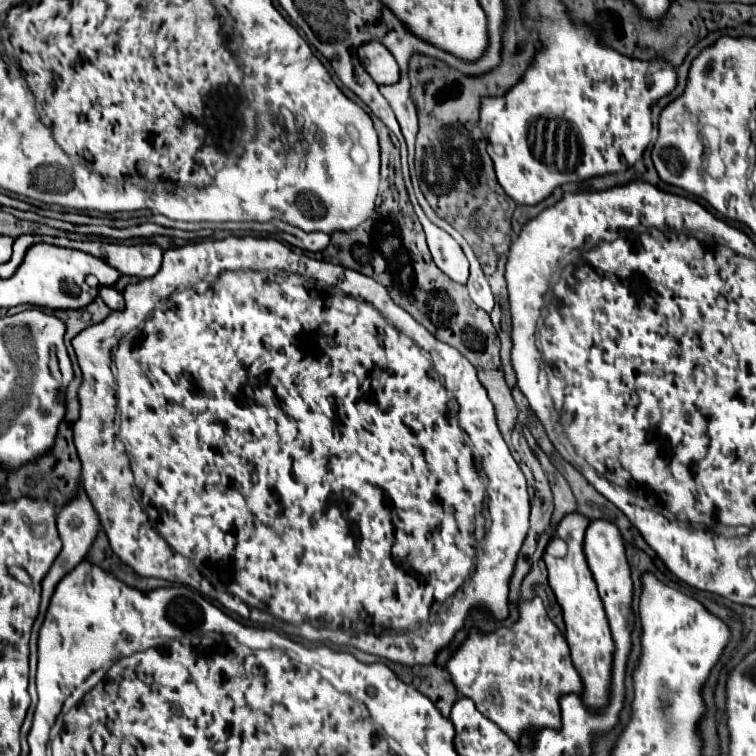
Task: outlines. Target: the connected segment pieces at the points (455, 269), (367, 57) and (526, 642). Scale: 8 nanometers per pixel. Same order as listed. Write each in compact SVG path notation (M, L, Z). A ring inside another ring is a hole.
M419 210L417 212L419 218L423 218L423 226L425 226L425 234L427 234L427 244L429 244L429 250L433 254L433 260L435 264L455 282L459 284L465 284L467 282L467 276L469 276L469 262L461 250L461 246L447 234L443 232L441 228L437 226L427 226L425 222L425 214Z
M367 42L361 44L359 48L359 60L367 74L377 82L377 84L395 84L399 80L399 68L395 58L383 44L379 42Z
M541 598L519 604L519 620L509 628L499 628L493 634L479 634L471 630L469 638L447 662L459 694L471 698L477 710L495 722L515 742L521 732L535 726L559 728L559 696L577 692L583 684L573 668L565 636L547 618Z

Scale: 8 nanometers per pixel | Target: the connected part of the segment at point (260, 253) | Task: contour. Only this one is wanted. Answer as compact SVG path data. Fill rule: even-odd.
M229 236L222 240L207 238L163 252L159 272L153 278L125 286L123 298L125 310L111 312L103 322L85 328L73 338L73 348L83 372L83 384L79 388L81 416L73 424L73 438L83 464L83 490L99 514L101 528L113 552L123 564L131 566L139 576L187 584L245 620L271 628L273 616L277 624L283 624L283 632L289 636L299 636L309 642L355 646L405 666L429 666L437 658L437 652L465 626L473 608L487 612L495 620L505 620L509 616L509 580L529 528L531 504L525 476L519 466L511 468L511 464L517 462L495 424L493 404L483 384L477 380L475 368L455 348L433 338L423 325L396 305L387 288L357 271L295 254L289 246L273 238ZM113 360L117 368L115 378L111 372ZM443 378L445 388L457 396L459 404L455 404L453 396L443 388ZM473 448L481 454L487 484L483 484L475 466ZM133 484L137 490L137 506L133 506ZM493 492L495 504L489 504ZM487 510L493 520L489 528L485 528ZM451 598L453 604L445 610L445 602Z

